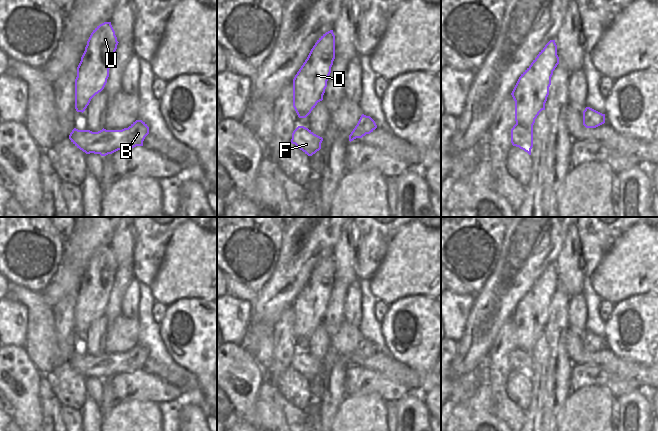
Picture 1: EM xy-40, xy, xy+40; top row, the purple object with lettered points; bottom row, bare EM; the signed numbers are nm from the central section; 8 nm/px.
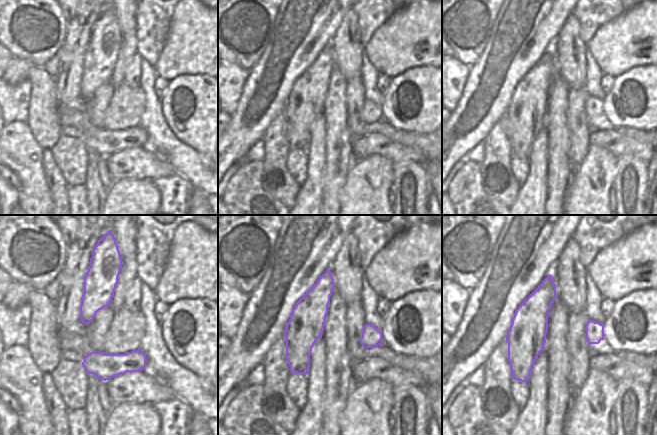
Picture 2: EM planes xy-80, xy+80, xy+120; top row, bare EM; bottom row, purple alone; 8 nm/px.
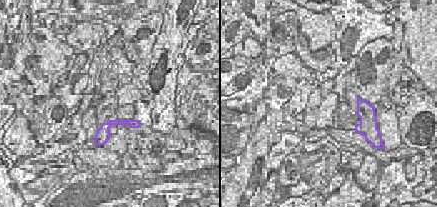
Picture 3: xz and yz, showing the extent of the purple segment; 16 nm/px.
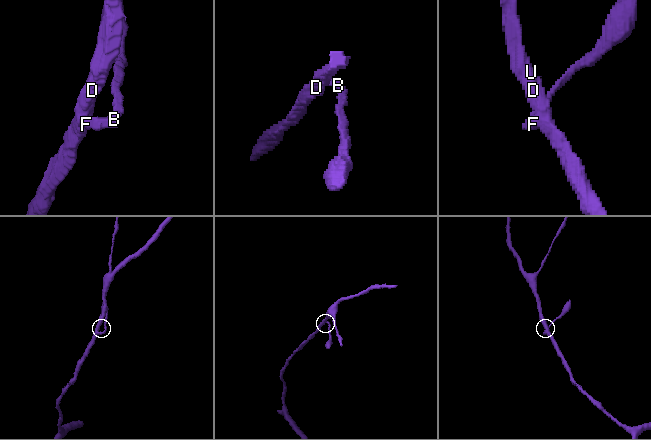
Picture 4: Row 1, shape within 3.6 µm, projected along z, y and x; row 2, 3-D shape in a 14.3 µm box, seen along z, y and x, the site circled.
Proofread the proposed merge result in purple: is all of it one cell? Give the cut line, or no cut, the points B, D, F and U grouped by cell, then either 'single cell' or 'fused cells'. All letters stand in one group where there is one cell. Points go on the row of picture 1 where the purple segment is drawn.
cut in xy+40 along (532, 131), (519, 139), (518, 146); B F / D U; fused cells

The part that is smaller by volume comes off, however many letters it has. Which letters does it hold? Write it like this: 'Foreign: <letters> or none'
Foreign: B, F

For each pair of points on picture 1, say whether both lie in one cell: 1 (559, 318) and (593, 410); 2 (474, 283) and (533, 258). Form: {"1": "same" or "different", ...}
{"1": "different", "2": "different"}

